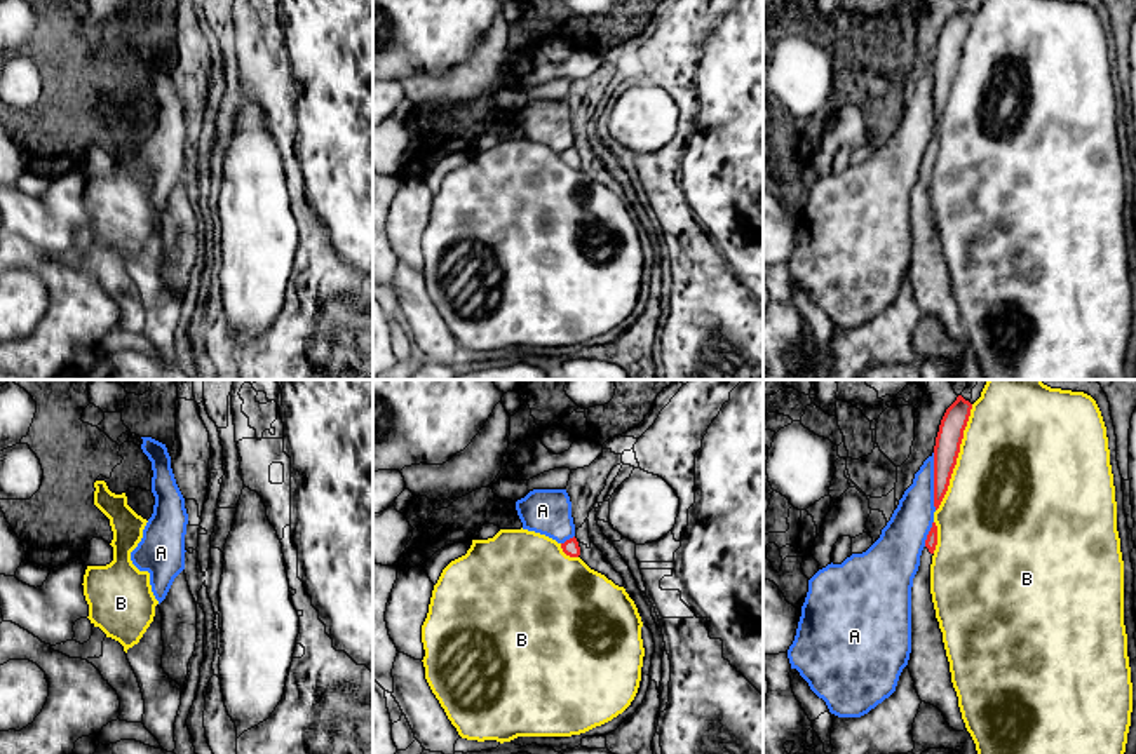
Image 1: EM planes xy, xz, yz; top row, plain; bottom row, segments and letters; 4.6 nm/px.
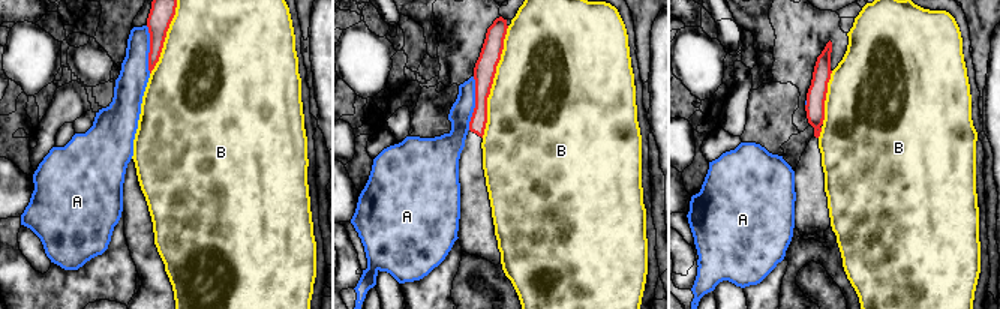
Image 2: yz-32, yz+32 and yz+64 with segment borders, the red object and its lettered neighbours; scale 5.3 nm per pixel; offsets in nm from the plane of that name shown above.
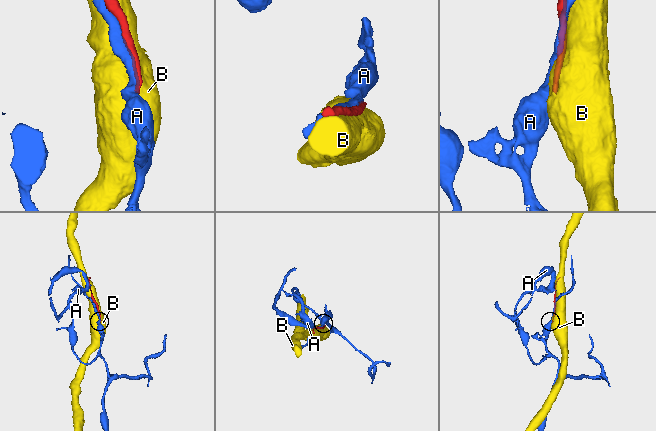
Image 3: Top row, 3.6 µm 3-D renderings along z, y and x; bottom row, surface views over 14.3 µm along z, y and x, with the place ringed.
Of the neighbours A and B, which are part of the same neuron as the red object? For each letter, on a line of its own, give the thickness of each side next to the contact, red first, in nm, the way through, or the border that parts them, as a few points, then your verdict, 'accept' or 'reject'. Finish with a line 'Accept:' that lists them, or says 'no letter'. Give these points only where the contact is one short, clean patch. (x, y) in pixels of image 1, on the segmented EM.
A: 120/190 nm | reject
B: 120/500 nm | reject
Accept: no letter

